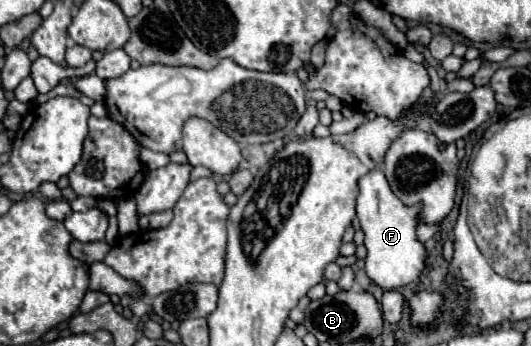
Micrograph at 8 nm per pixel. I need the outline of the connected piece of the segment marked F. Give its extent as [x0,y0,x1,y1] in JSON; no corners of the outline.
[356,170,426,290]

